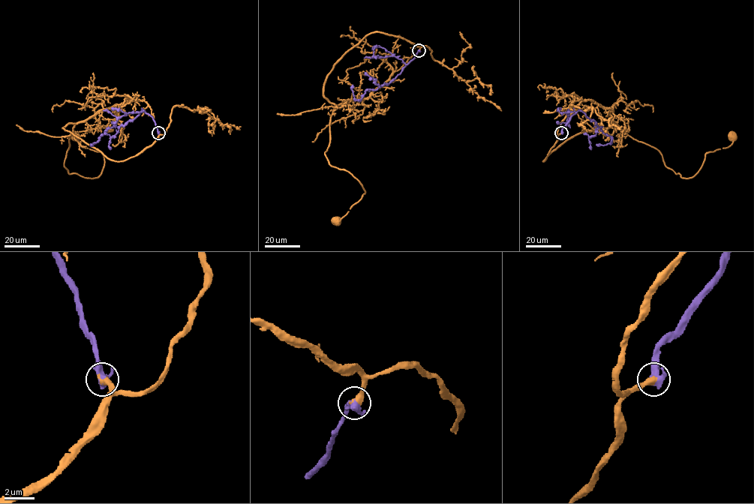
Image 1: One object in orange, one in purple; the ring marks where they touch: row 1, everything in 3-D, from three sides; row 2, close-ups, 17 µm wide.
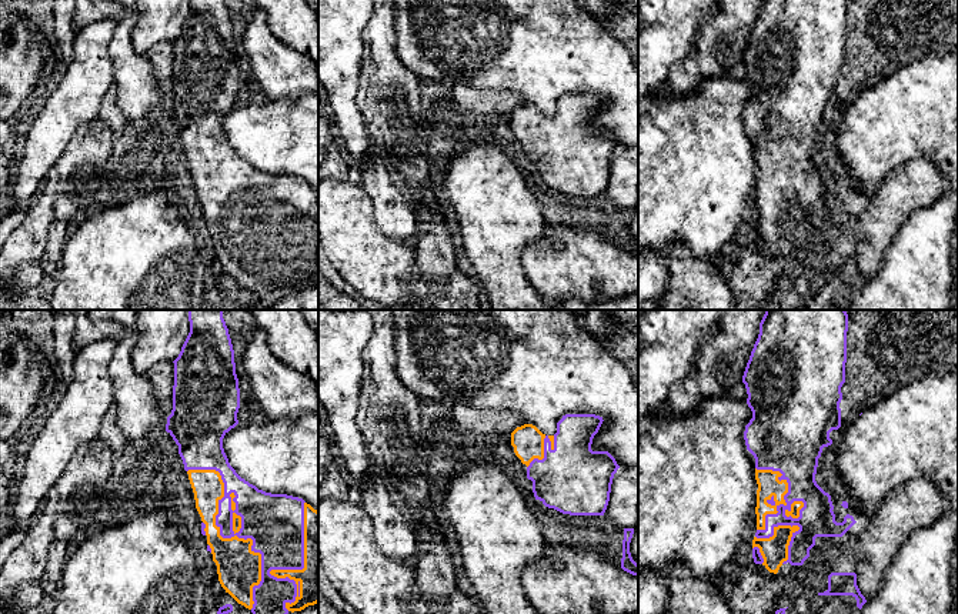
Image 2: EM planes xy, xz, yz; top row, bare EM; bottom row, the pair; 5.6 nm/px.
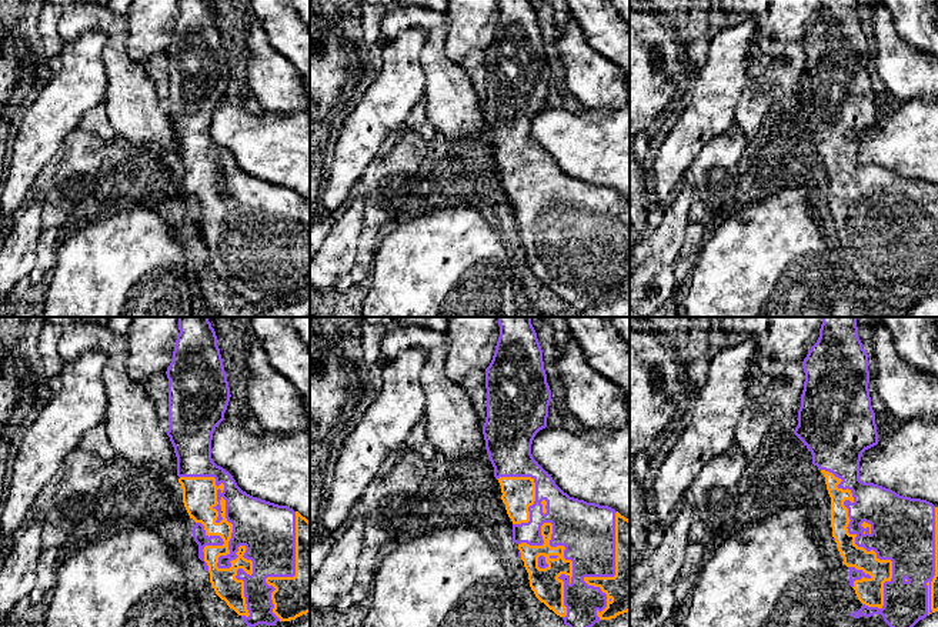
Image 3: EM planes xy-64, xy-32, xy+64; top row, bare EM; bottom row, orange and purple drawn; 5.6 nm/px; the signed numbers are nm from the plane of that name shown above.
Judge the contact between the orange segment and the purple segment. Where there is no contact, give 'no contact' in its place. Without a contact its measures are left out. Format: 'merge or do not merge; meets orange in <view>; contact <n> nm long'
merge; meets orange in xy; contact 850 nm long

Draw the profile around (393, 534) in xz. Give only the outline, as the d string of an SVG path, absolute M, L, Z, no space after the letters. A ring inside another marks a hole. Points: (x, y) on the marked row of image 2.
M375 458L371 460L368 480L361 487L360 507L374 523L374 540L378 548L397 561L410 560L417 553L413 528L393 504L383 465Z

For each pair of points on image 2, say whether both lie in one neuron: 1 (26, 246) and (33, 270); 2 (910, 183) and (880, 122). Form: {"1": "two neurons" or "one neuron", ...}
{"1": "two neurons", "2": "two neurons"}

